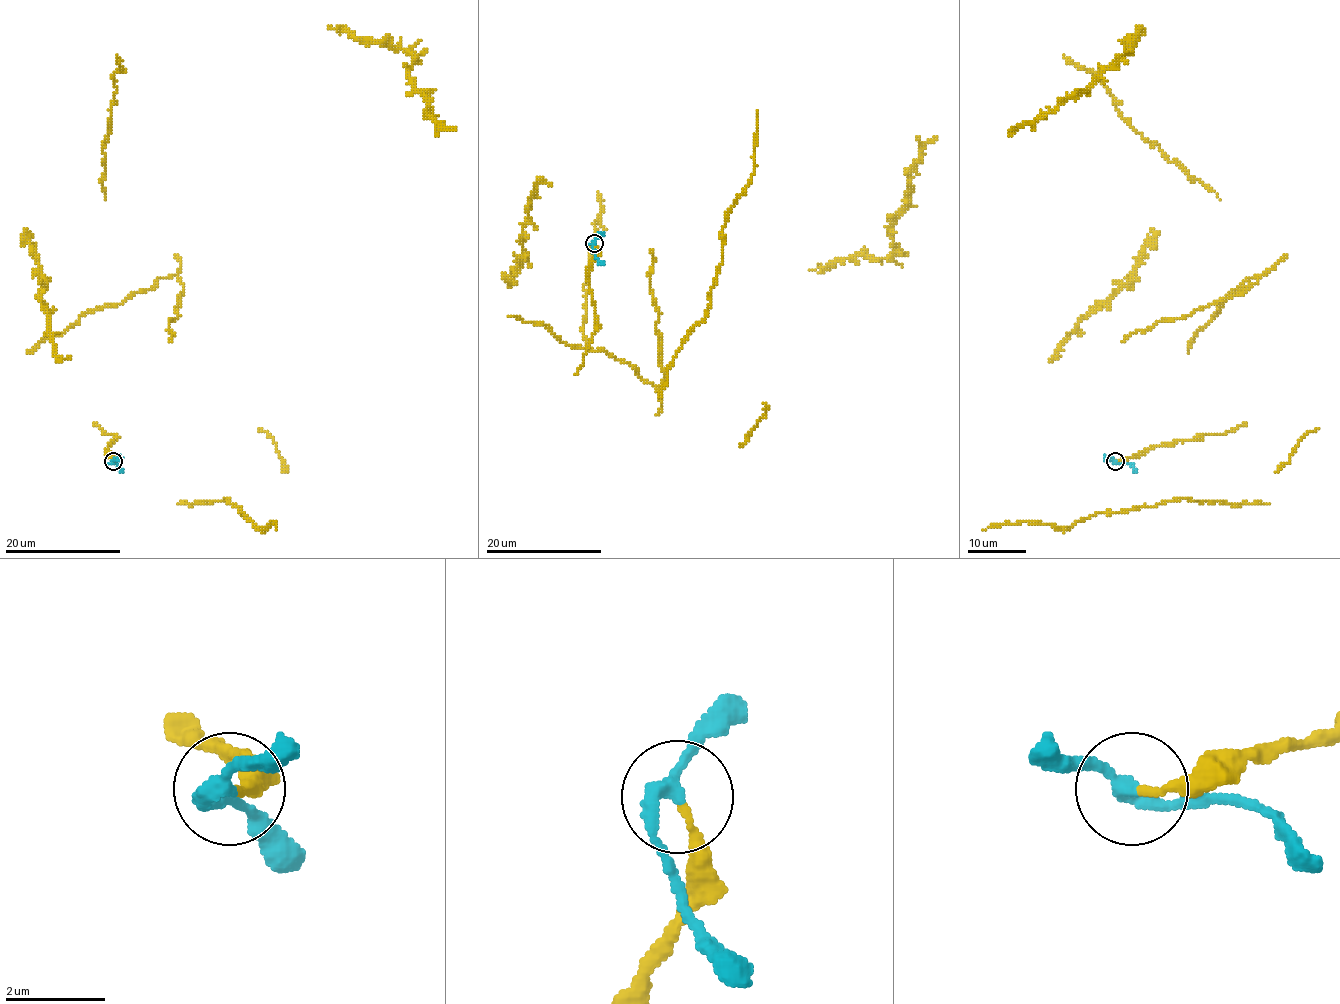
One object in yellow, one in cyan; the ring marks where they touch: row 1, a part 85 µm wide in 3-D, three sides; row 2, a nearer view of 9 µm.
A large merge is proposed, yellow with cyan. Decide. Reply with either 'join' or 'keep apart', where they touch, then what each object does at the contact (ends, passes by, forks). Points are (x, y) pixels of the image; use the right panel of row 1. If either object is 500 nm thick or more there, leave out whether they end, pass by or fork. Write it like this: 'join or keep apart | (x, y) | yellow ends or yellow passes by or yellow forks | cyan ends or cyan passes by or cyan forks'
join | (1115, 461) | yellow ends | cyan passes by

